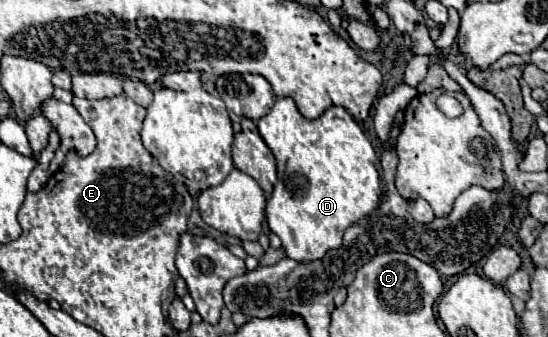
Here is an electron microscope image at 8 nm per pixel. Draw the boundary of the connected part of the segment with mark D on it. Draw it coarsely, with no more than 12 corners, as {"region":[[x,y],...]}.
{"region":[[337,105],[257,127],[277,159],[269,229],[317,261],[371,215],[377,153]]}

